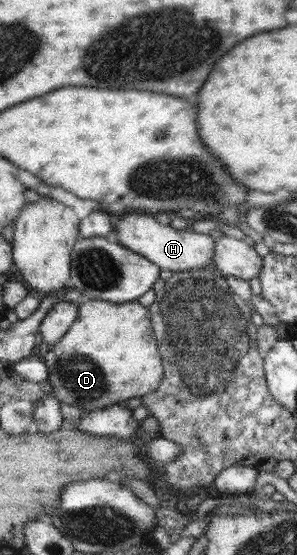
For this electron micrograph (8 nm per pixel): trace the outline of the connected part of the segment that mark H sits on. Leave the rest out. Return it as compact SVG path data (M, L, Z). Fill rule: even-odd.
M123 213L119 219L115 218L115 221L116 224L112 227L112 241L151 260L160 270L168 270L173 273L213 266L211 257L213 257L215 241L214 237L209 234L203 235L203 233L193 231L189 233L184 226L176 229L169 225L162 225L155 220L153 214L148 213Z

